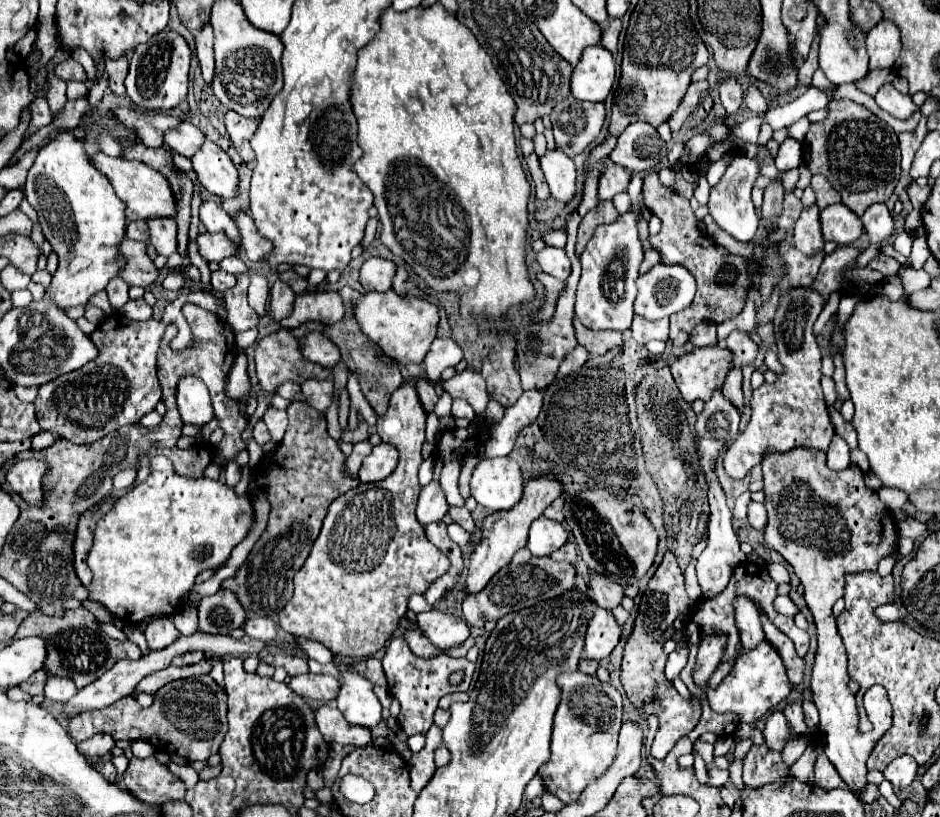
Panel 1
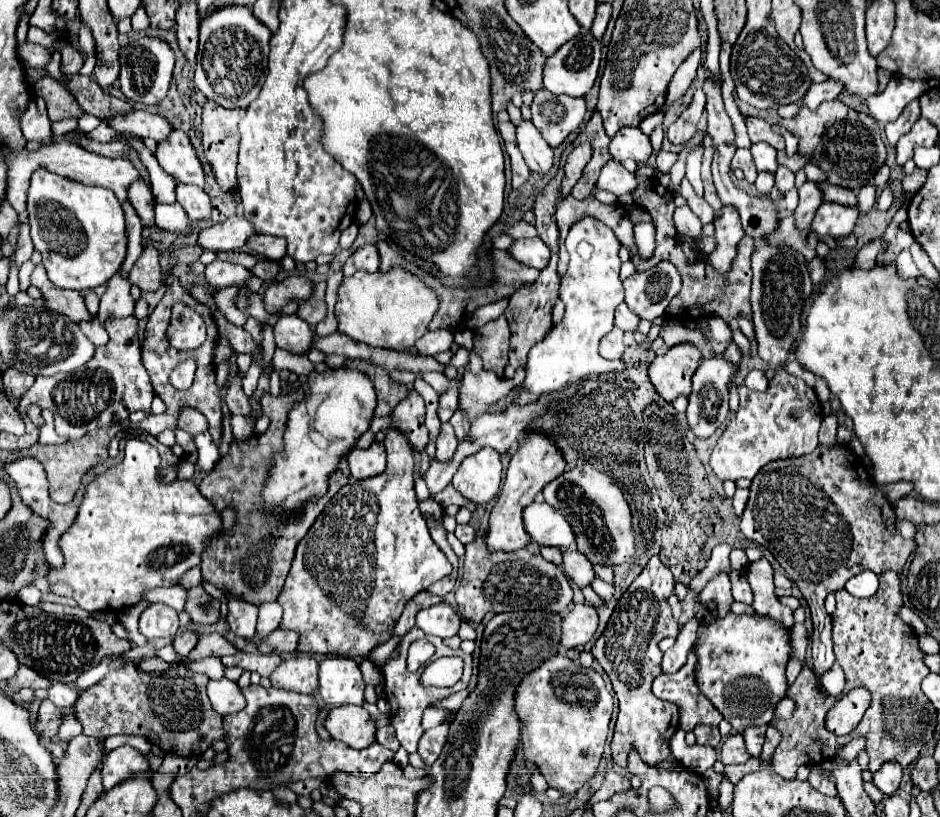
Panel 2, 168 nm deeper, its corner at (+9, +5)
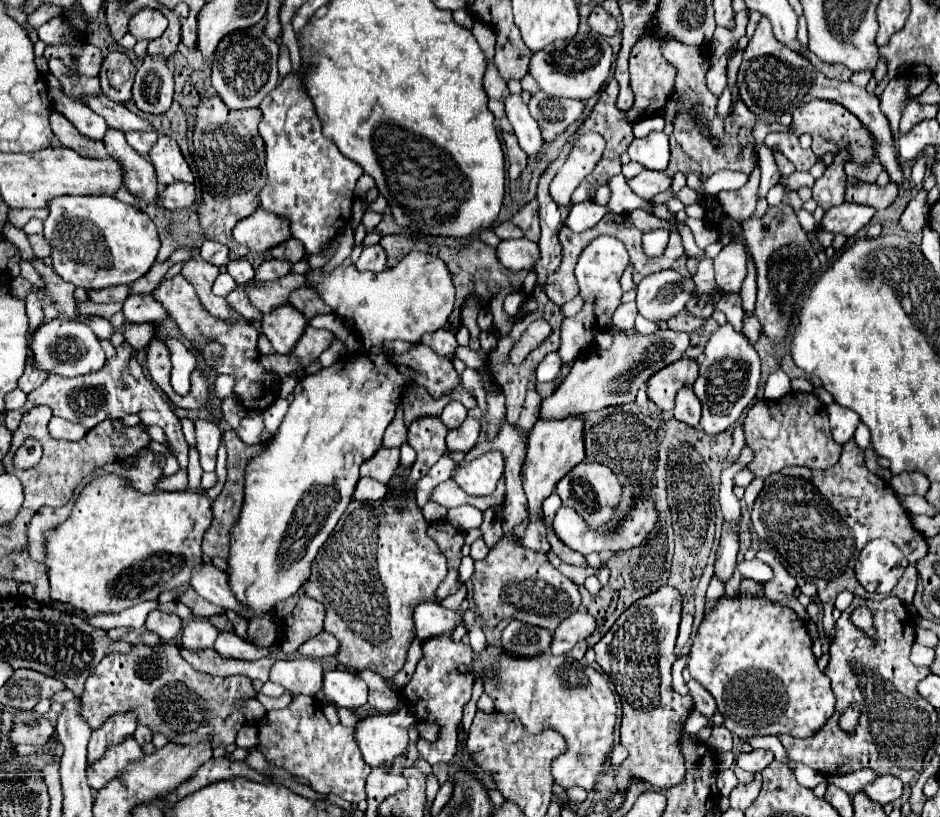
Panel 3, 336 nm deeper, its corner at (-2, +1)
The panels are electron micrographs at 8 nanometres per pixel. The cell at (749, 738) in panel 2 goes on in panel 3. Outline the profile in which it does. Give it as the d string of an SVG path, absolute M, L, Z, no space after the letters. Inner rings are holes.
M752 750L748 754L740 754L736 764L746 772L762 772L770 762L774 760L774 754L770 750Z

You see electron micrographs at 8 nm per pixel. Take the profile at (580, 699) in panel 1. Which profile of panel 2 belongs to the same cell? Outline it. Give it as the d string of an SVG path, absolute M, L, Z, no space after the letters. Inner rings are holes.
M555 654L547 658L545 664L523 676L521 684L515 690L515 708L521 720L521 748L525 758L535 762L549 786L561 788L565 796L573 796L573 792L577 792L587 780L595 776L597 766L603 758L613 710L613 698L605 688L605 680L593 668L575 666L571 658Z

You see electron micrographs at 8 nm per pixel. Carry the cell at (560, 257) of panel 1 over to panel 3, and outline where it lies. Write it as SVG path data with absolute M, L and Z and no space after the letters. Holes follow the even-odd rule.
M528 238L504 240L498 248L498 258L508 270L530 270L540 260L540 248Z

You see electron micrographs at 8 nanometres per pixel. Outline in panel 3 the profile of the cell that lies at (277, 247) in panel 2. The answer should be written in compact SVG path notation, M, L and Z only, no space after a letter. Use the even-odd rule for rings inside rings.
M290 238L290 240L286 240L286 242L282 242L282 244L274 246L274 248L270 248L270 254L274 258L278 258L278 260L288 260L288 262L296 264L296 262L300 262L304 258L304 246L300 244L300 240Z

